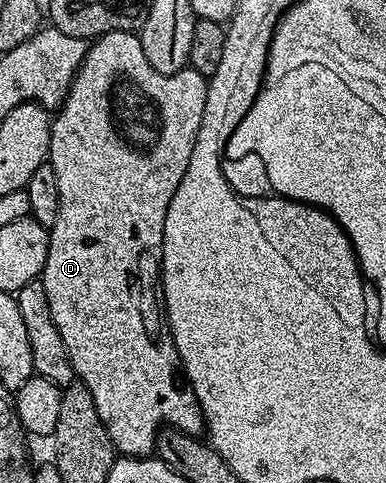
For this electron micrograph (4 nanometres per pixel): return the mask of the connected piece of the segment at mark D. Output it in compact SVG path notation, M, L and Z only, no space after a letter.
M113 31L107 35L99 35L89 44L74 84L70 86L61 107L57 108L50 125L48 161L52 169L56 169L56 185L60 189L60 213L48 228L48 257L44 261L40 278L44 293L48 293L48 309L52 309L52 321L56 321L56 329L60 329L60 338L64 341L64 349L68 349L75 376L85 385L88 393L92 393L92 401L96 401L96 413L100 413L100 421L104 421L104 429L108 429L108 437L114 443L115 452L122 457L149 456L155 450L158 433L163 427L173 427L176 431L195 437L206 431L202 407L186 381L174 339L164 330L164 307L160 302L160 264L164 217L168 217L168 204L172 202L172 193L176 193L176 188L180 186L180 180L188 169L188 161L192 158L192 145L196 145L196 133L200 133L200 117L204 117L207 82L207 76L193 69L178 71L175 75L156 73L156 69L148 65L148 57L144 57L144 45L135 32Z

